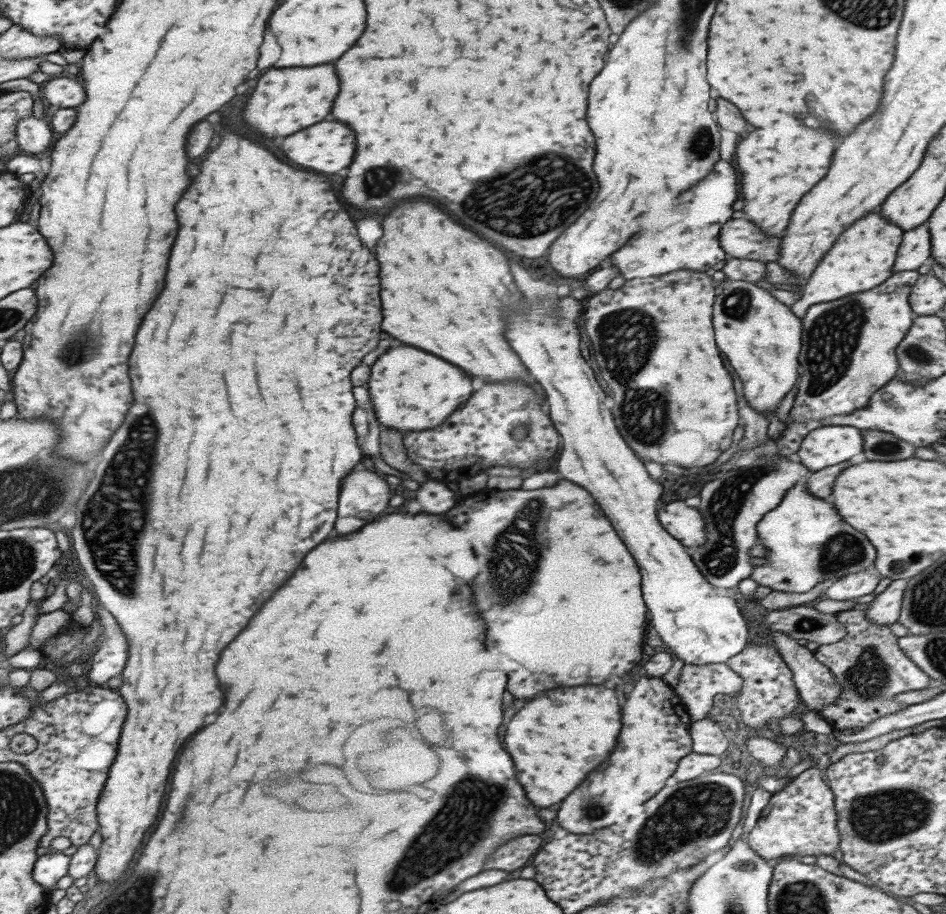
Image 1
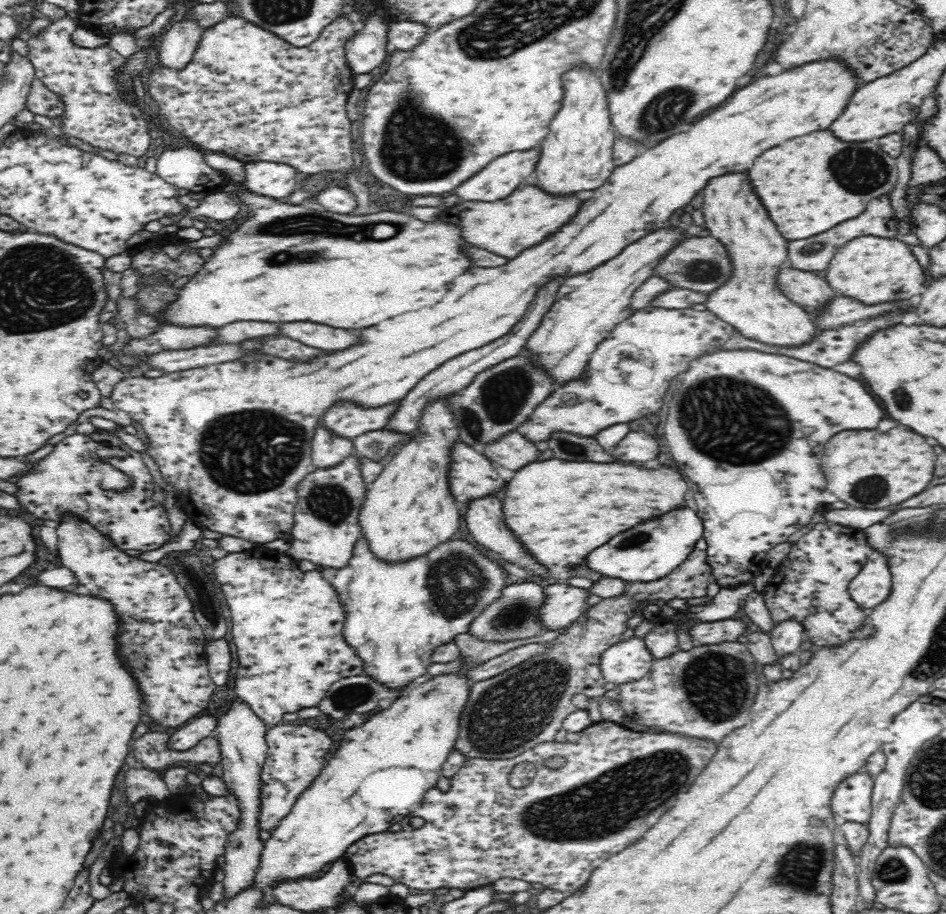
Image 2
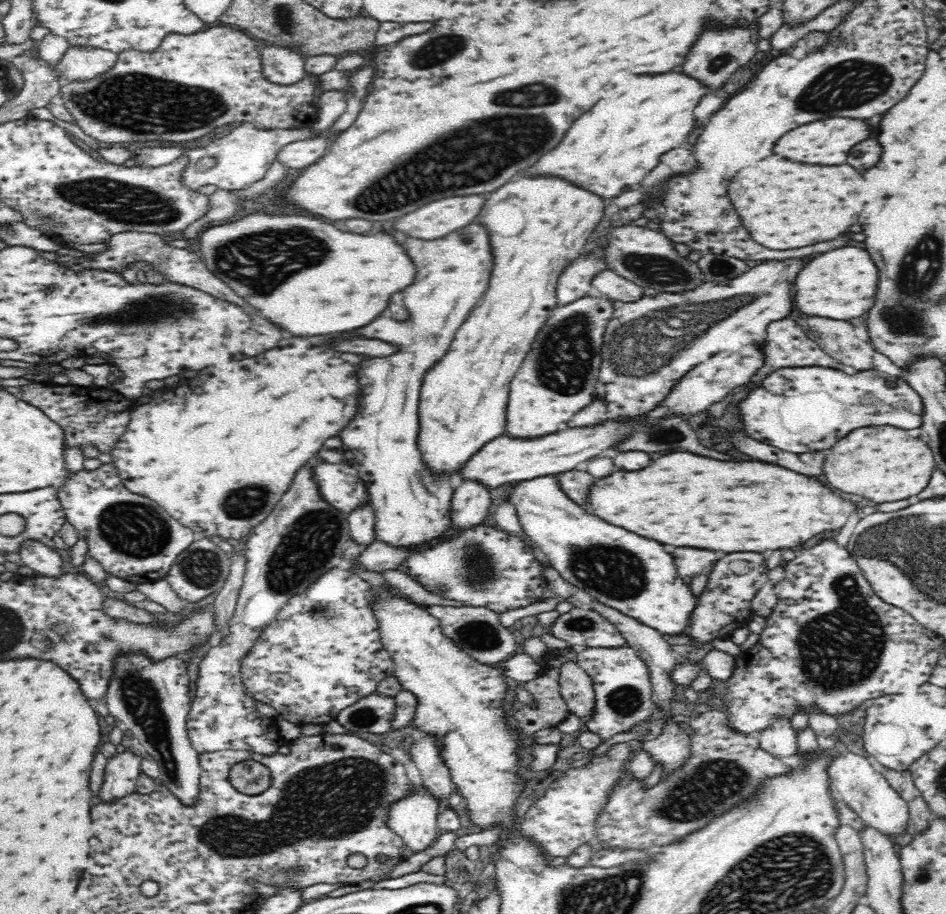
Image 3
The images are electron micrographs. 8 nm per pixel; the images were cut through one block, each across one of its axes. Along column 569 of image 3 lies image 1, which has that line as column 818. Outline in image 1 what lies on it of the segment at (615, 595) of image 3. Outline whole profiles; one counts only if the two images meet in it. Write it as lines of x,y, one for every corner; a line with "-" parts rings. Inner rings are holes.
805,480
795,482
775,510
769,510
757,522
759,544
767,548
769,564
757,566
751,574
759,586
771,586
781,592
807,592
827,578
841,578
851,572
861,572
875,564
875,550
861,532
855,532
843,522
829,502
823,502
809,492

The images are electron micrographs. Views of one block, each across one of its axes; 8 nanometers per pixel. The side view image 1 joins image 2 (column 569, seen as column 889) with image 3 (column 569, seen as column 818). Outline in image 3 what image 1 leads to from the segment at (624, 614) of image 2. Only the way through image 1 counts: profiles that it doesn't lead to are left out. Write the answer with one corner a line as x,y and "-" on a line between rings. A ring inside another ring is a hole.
570,648
570,650
558,650
558,652
548,652
546,654
546,662
542,666
542,674
538,678
534,678
534,682
526,682
526,690
532,694
534,704
538,704
536,708
524,706
520,702
512,702
512,716
508,718
510,726
516,728
516,732
522,732
524,736
532,736
534,732
542,730
542,728
556,728
560,722
564,722
572,712
568,710
568,704
564,702
562,694
560,694
560,666
564,662
576,662
578,660
578,650

